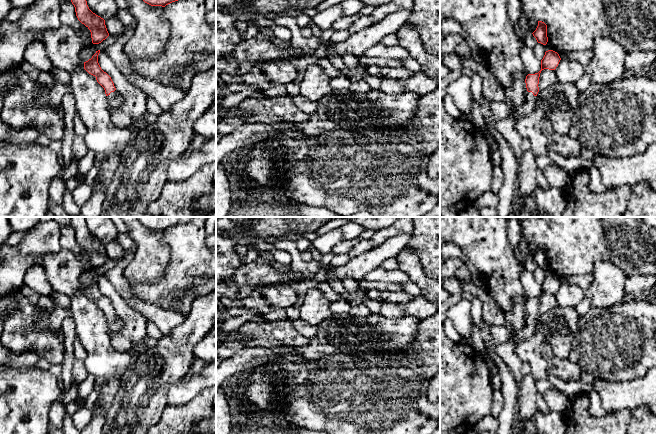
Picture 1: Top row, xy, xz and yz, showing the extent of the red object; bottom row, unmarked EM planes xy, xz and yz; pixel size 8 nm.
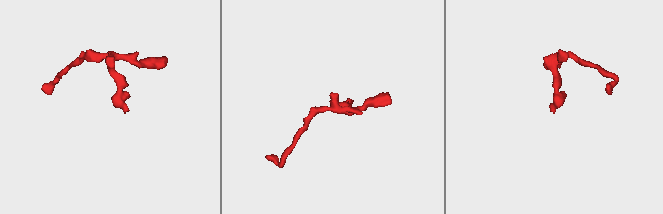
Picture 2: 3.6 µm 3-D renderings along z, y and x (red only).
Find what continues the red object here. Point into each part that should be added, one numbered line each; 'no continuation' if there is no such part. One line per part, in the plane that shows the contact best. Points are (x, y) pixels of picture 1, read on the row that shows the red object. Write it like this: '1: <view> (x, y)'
1: xy (115, 100)

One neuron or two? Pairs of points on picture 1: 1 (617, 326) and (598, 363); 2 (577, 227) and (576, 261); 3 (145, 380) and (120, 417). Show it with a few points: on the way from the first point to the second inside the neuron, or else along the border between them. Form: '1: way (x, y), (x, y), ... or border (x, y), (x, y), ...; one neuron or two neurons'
1: way (617, 335), (617, 341), (606, 354); one neuron
2: way (575, 235), (574, 253); one neuron
3: way (143, 389), (142, 395), (129, 408); one neuron

